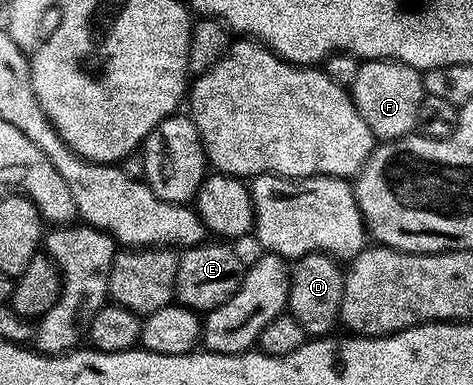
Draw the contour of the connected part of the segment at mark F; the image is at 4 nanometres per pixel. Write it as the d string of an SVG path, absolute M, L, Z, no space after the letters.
M365 60L358 70L358 78L350 85L350 95L362 122L370 126L377 141L387 142L407 136L415 129L418 106L426 95L421 69L411 68L398 60Z

